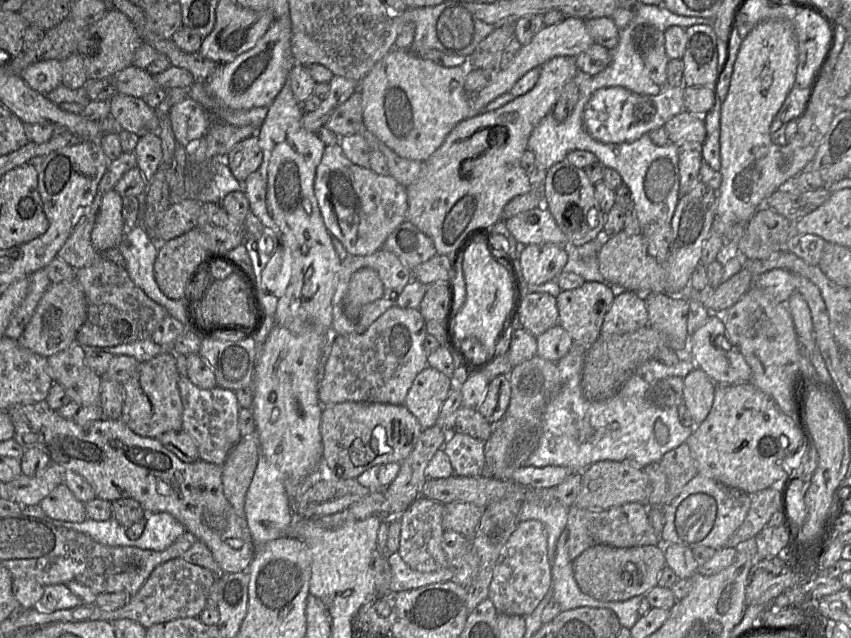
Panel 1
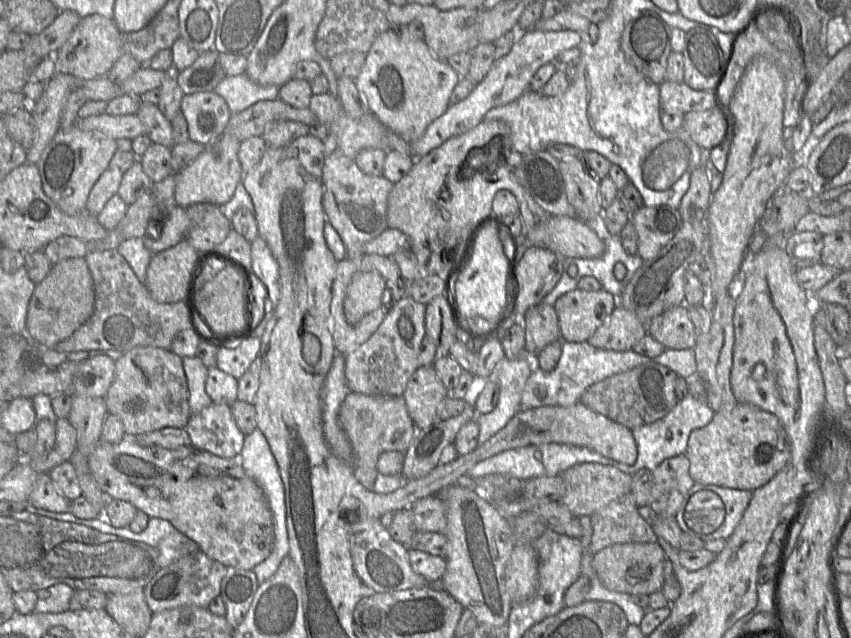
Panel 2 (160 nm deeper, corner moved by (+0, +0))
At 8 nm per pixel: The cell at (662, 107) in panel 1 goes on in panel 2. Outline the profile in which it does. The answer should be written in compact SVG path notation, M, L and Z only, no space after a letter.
M666 80L659 85L659 89L661 111L685 114L709 110L718 105L716 89L694 90L684 82Z

